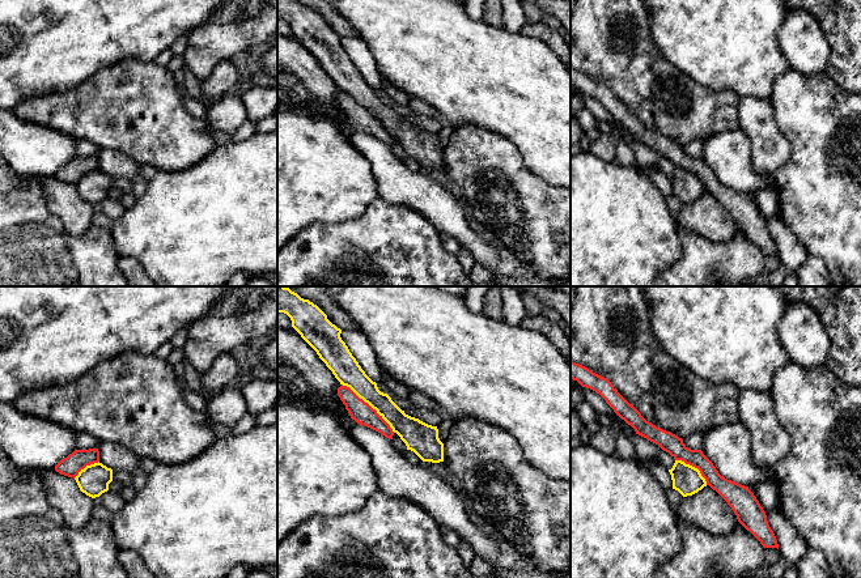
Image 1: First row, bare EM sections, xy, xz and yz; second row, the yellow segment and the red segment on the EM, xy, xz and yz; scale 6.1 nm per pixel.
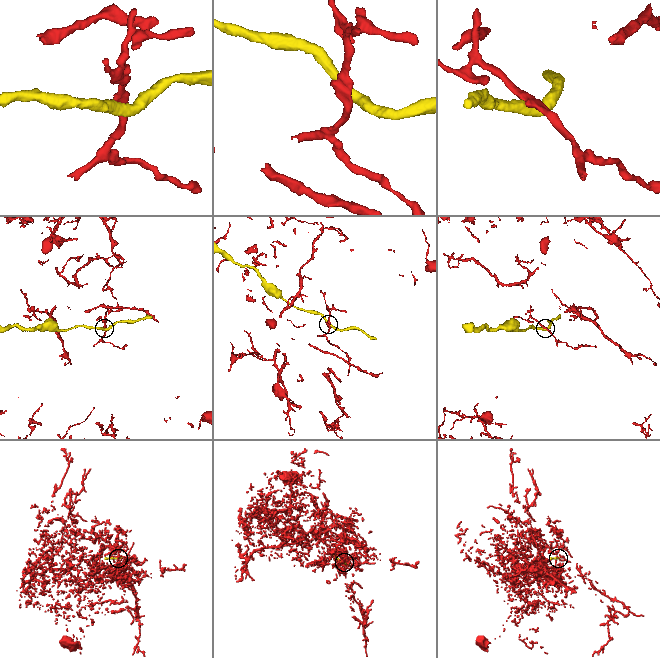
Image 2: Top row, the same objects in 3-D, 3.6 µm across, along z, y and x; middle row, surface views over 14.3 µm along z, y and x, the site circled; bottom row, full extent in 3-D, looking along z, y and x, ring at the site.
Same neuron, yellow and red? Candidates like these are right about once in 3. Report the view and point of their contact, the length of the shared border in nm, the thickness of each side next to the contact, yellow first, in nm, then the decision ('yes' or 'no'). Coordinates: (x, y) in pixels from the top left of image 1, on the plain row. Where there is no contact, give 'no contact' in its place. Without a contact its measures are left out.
xz (369, 111) | 440 nm | 160/140 nm | no

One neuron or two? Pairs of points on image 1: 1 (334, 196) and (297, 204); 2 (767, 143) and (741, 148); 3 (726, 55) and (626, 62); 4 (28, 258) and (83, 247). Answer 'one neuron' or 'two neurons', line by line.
1: one neuron
2: two neurons
3: two neurons
4: one neuron

